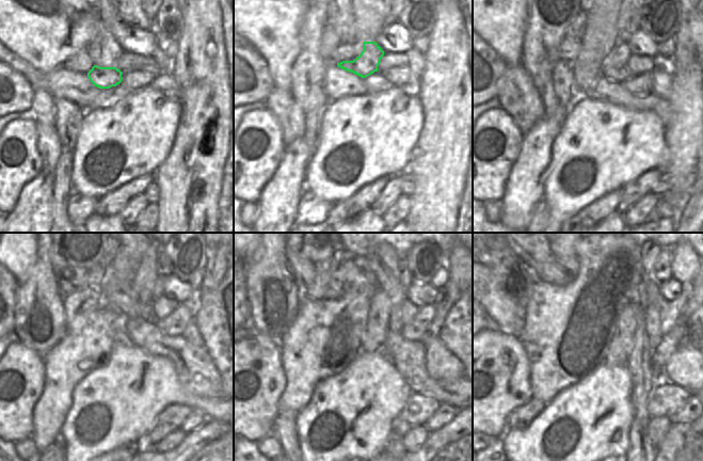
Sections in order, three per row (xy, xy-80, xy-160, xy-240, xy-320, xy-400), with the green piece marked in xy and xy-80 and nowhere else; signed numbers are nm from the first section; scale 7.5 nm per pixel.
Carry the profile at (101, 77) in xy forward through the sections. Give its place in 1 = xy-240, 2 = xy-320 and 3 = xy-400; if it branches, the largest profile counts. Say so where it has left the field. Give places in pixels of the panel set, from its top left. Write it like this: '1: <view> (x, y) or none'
1: xy-240 (163, 266)
2: xy-320 (404, 274)
3: xy-400 (650, 254)

